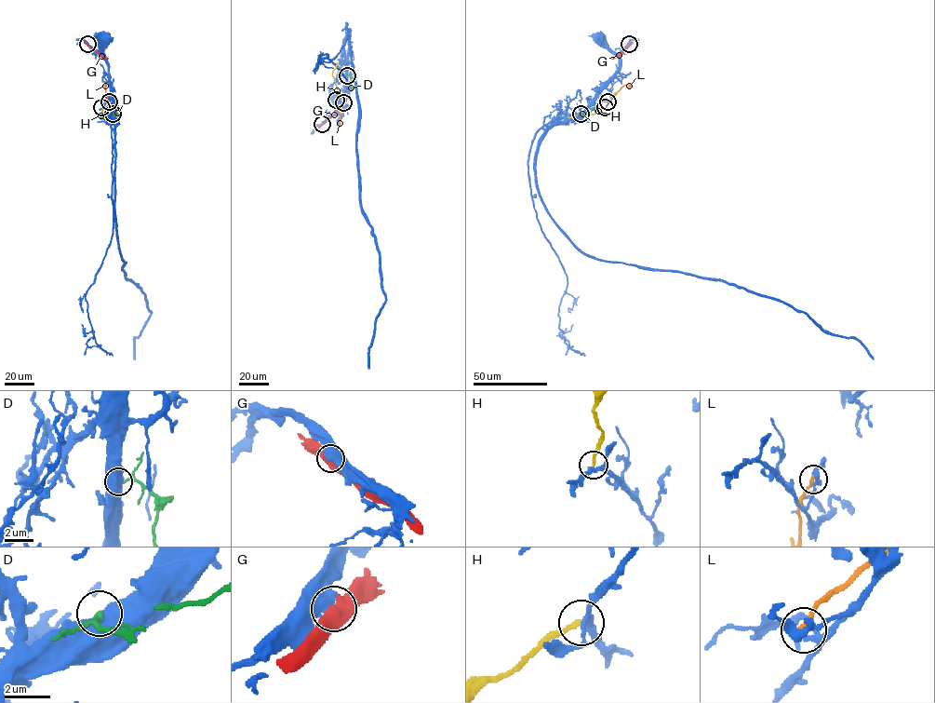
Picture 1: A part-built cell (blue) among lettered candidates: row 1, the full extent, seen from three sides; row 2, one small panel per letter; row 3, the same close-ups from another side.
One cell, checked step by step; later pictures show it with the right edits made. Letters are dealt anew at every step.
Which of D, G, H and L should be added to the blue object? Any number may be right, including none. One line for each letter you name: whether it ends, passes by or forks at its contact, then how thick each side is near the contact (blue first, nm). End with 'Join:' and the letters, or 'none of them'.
Join: none of them

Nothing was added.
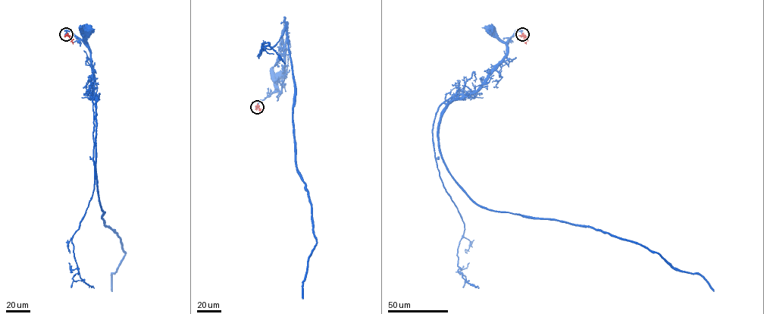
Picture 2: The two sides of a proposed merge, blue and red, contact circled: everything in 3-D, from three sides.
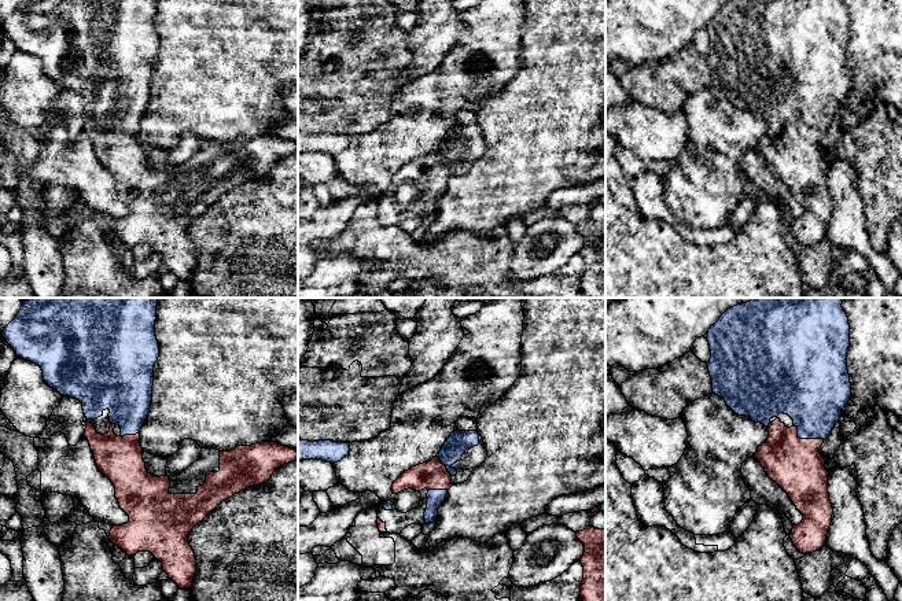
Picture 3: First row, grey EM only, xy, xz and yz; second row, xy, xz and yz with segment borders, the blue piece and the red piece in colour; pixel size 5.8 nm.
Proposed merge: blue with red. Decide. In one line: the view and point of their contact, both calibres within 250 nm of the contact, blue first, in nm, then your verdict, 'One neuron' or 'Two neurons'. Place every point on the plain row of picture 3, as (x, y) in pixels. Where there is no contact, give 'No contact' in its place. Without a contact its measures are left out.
Touches blue at yz (806, 131). Thickness 360 nm (blue) against 320 nm. One neuron

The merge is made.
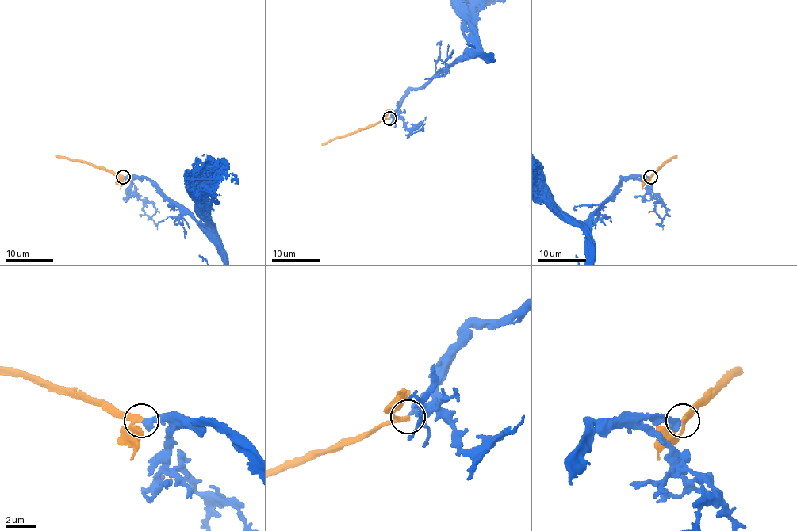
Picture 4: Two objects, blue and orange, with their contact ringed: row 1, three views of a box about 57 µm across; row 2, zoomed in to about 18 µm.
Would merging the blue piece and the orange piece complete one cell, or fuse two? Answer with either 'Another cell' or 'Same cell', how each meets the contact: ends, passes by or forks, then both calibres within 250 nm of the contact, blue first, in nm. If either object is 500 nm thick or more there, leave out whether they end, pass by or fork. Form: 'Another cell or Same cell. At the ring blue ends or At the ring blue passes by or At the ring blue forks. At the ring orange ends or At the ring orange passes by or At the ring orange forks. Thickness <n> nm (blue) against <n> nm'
Another cell. At the ring blue ends. At the ring orange passes by. Thickness 460 nm (blue) against 280 nm

